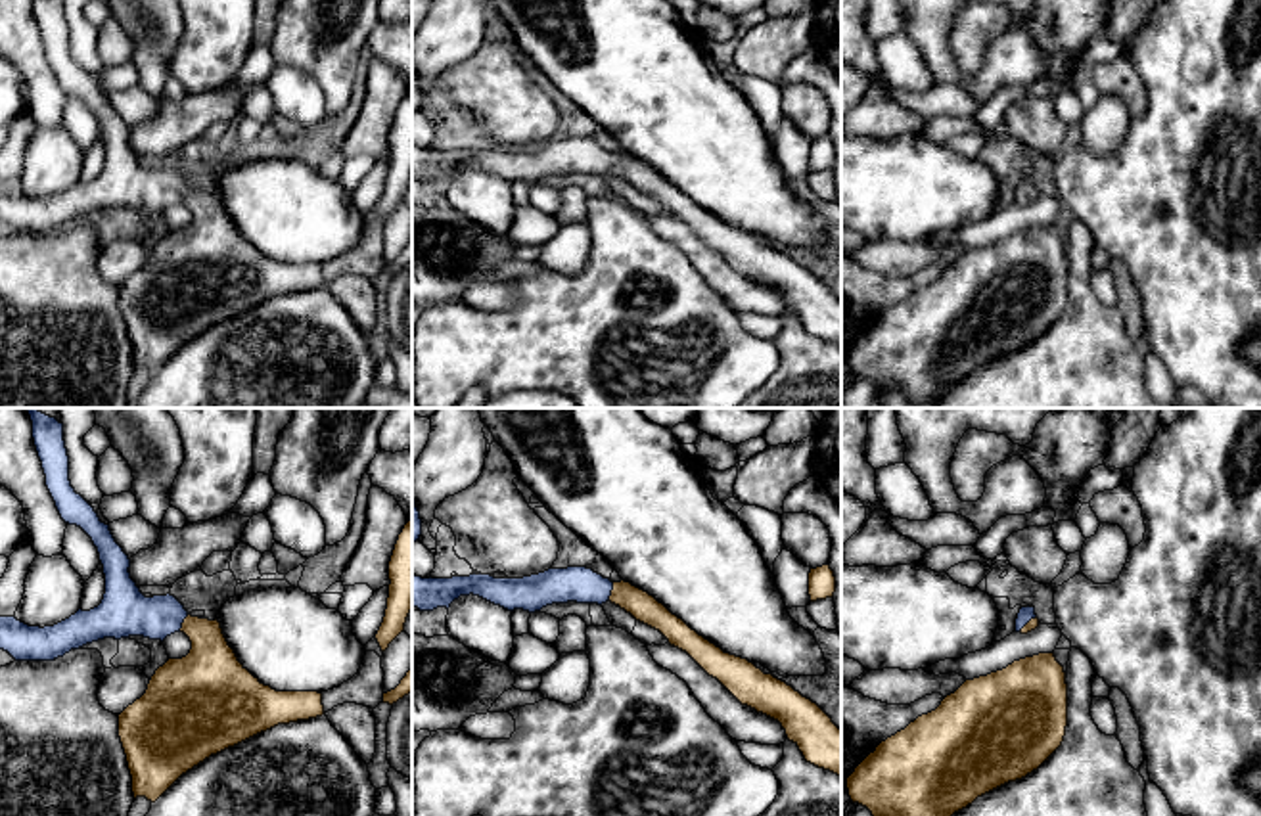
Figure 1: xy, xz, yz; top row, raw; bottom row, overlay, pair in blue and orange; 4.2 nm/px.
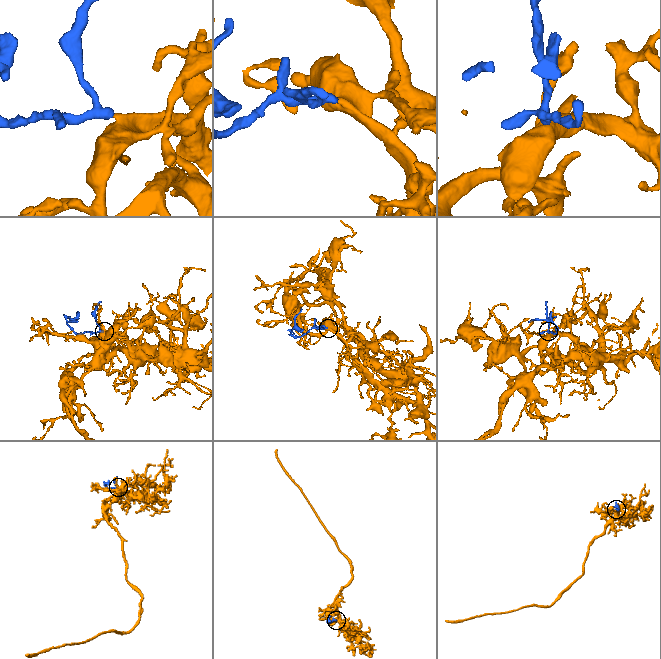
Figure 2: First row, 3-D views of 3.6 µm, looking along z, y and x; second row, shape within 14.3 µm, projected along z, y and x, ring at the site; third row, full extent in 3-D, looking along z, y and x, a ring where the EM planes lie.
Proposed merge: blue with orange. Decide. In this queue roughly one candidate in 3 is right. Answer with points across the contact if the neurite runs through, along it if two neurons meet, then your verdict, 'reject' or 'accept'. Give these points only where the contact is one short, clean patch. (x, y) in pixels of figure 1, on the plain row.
across xy (125, 182), (183, 192), (209, 219), (211, 244) | accept

